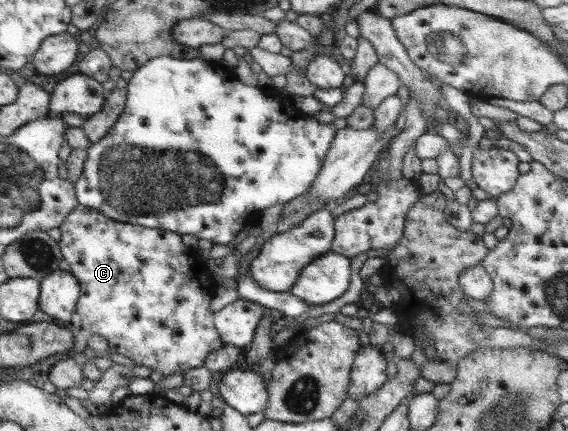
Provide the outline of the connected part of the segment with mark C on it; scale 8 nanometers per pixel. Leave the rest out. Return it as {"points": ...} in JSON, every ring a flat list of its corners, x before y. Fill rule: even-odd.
{"points":[[82,204,68,216,61,230,59,243,65,260,83,286,77,318,89,335,100,334,109,341,110,352,123,354,166,377,206,366,207,354,224,345,219,331,214,328,214,312,208,310,216,286,212,278,203,273,206,261,198,256,196,248,184,246,178,233,118,222]]}

